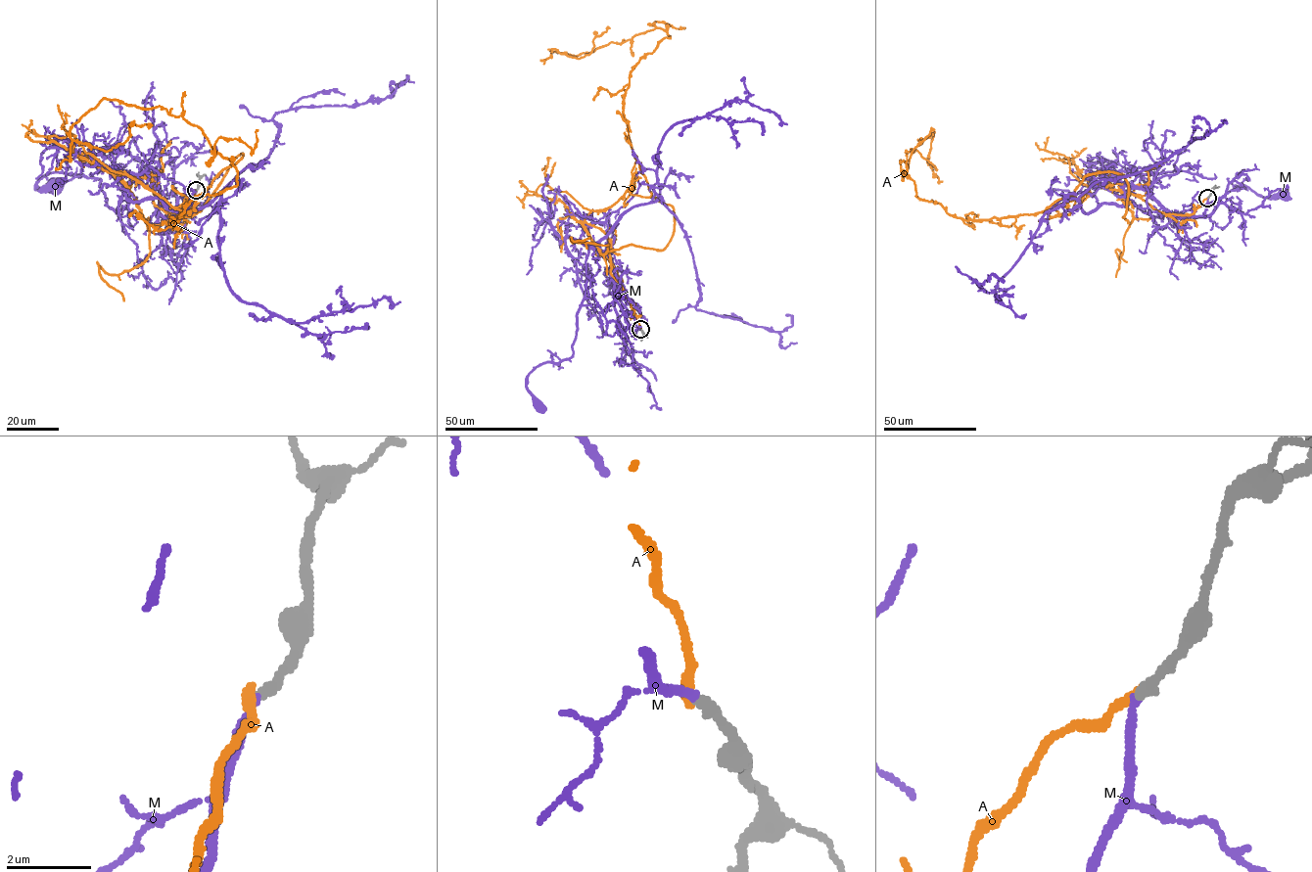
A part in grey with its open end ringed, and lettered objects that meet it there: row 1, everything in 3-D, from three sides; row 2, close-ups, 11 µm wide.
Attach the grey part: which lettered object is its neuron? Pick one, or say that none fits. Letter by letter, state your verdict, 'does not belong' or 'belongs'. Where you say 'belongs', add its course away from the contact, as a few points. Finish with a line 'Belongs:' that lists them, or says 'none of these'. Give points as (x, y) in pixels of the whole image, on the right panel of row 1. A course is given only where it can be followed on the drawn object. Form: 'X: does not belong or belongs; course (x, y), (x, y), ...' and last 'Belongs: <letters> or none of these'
A: does not belong
M: belongs; course (1207, 198), (1201, 215), (1179, 218), (1145, 190), (1127, 195), (1161, 217), (1242, 185), (1284, 196)
Belongs: M

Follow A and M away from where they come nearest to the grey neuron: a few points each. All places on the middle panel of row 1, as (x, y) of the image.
A: (640, 329), (585, 217), (632, 182), (651, 195), (624, 94), (670, 36), (551, 50), (584, 57), (610, 27)
M: (641, 329), (615, 295), (611, 259), (589, 249), (573, 355), (539, 364), (527, 377), (526, 389), (539, 405)

